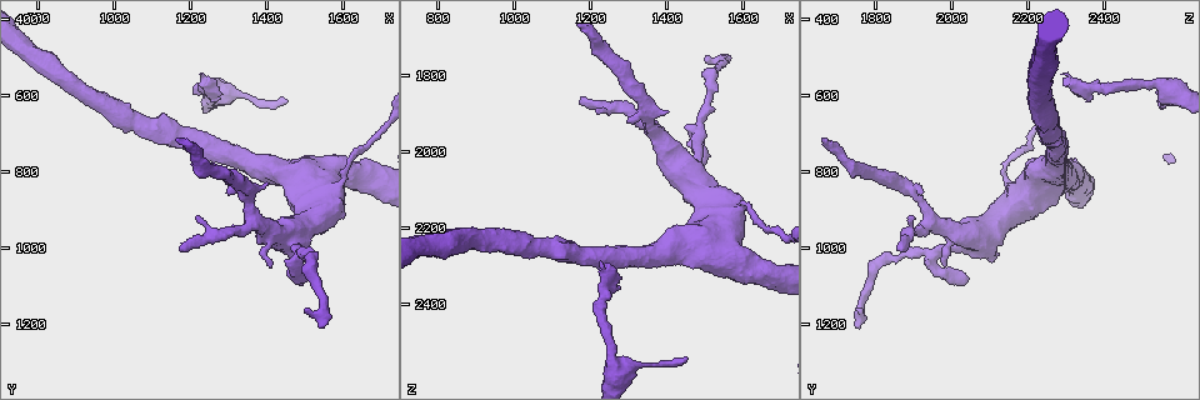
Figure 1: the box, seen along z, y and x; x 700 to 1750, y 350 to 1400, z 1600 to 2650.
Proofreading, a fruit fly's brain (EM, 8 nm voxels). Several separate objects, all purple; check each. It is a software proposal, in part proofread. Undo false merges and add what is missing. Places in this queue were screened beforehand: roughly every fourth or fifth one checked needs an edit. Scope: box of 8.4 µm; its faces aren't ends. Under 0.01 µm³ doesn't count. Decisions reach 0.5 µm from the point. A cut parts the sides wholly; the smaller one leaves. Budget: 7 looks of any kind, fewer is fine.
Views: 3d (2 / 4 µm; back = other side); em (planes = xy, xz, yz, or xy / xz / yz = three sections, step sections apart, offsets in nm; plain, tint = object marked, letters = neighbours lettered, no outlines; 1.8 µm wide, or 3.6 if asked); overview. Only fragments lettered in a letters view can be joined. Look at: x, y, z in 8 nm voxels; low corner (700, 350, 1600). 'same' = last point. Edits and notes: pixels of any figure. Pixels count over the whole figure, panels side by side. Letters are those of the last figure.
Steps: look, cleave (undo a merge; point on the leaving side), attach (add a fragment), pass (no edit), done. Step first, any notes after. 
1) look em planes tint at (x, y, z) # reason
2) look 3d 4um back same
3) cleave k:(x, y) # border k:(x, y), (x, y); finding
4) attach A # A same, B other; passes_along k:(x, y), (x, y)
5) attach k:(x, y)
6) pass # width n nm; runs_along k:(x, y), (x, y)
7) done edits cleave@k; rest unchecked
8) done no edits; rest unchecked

look em planes plain at (1480, 1015, 1950) # side arm on a straight run

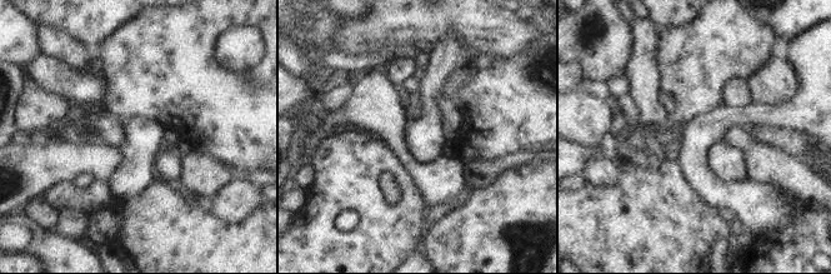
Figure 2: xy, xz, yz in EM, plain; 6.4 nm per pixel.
look em planes tint same # with the object marked

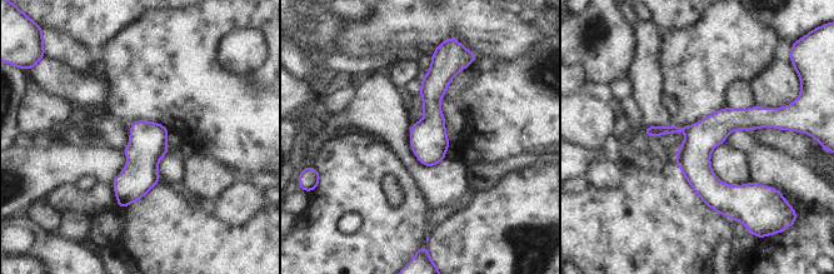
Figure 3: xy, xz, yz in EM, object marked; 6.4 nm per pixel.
look em planes letters same

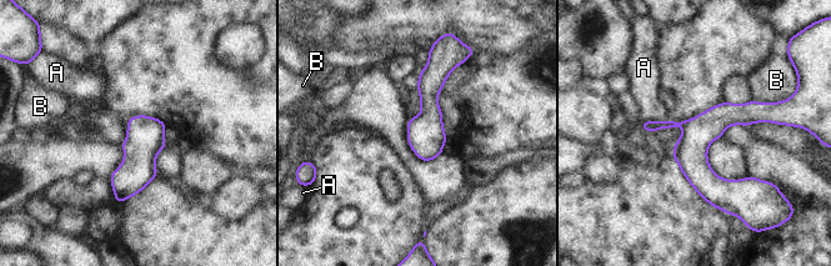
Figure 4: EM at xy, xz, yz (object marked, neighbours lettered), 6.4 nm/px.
pass # A other, B other; border 4:(666, 119), (642, 121); continuous, no second neuron

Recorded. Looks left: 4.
look 3d 4um at (1220, 915, 1895) # free end

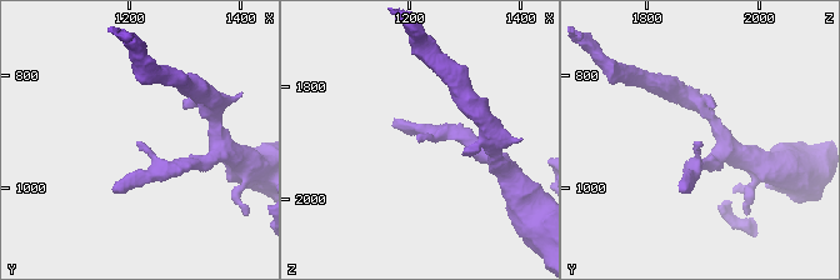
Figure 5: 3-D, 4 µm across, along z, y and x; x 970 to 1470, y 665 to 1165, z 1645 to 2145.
look em 3.6um planes tint at (1220, 920, 1895)

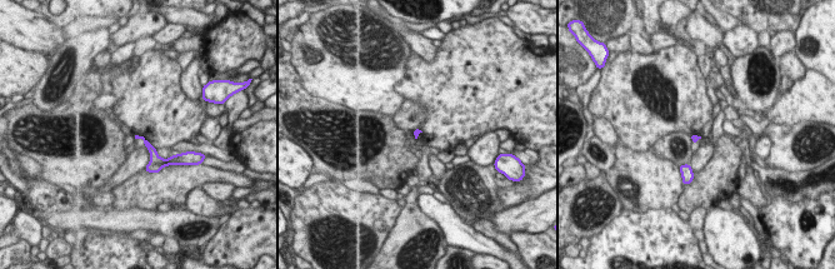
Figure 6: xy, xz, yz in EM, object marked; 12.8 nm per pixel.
look em 3.6um planes letters same

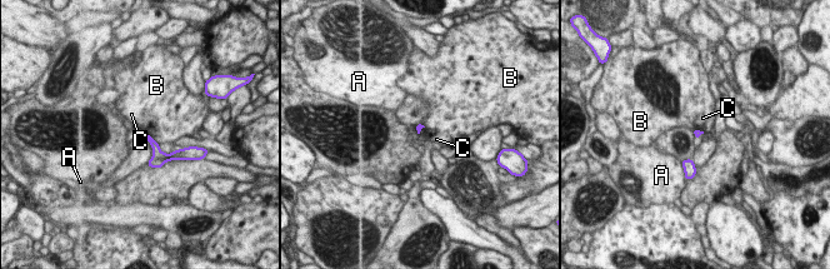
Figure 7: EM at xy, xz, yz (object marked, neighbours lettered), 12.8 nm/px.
pass # A other, B other, C other; border 7:(136, 128), (144, 131); no lettered fragment goes on from it

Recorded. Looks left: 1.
done no edits; rest unchecked

